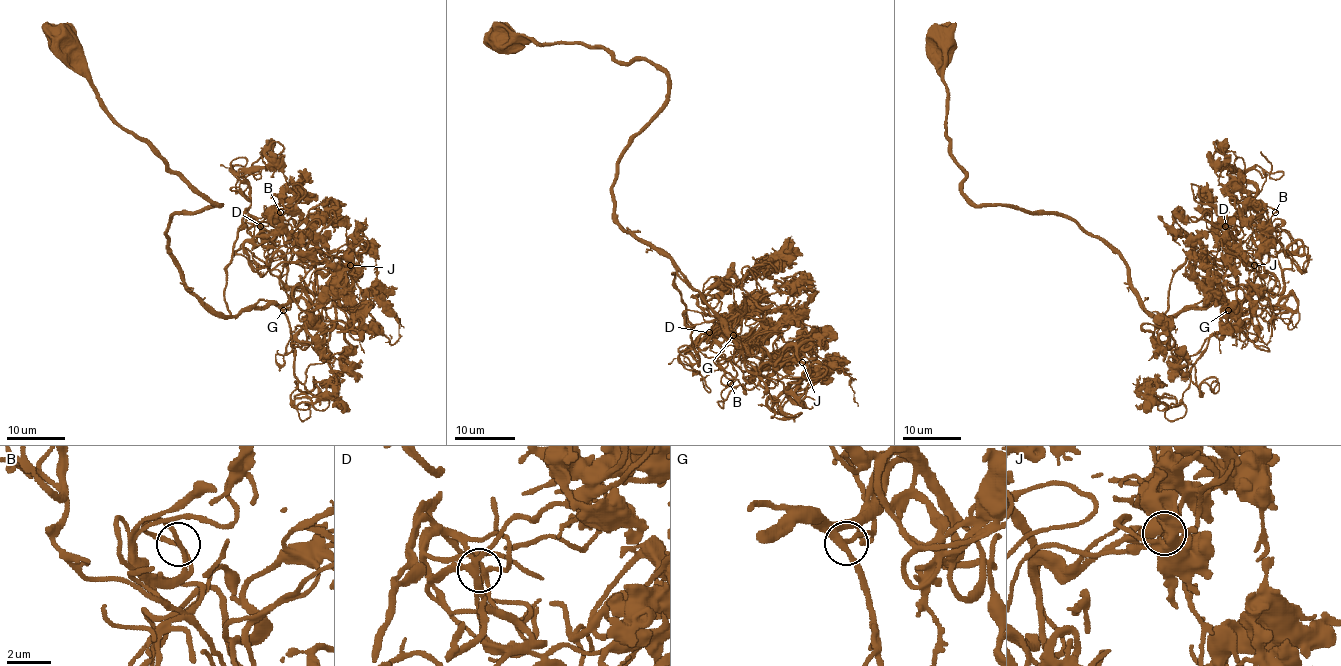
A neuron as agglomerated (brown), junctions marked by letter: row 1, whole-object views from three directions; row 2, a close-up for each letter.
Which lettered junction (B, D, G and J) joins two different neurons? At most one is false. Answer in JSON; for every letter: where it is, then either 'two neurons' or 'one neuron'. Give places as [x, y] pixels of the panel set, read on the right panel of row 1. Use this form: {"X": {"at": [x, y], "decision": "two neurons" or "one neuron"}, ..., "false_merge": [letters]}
{"B": {"at": [1275, 212], "decision": "one neuron"}, "D": {"at": [1225, 226], "decision": "one neuron"}, "G": {"at": [1228, 310], "decision": "one neuron"}, "J": {"at": [1254, 265], "decision": "one neuron"}, "false_merge": []}

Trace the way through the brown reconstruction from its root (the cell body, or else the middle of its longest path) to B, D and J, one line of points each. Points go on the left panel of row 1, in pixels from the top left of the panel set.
B: (63, 41), (98, 103), (220, 206), (166, 230), (214, 311), (230, 314), (243, 220), (280, 213)
D: (63, 41), (98, 103), (220, 206), (166, 230), (214, 311), (230, 314), (243, 220), (260, 226)
J: (63, 41), (98, 103), (220, 206), (166, 230), (214, 311), (285, 304), (350, 265)

